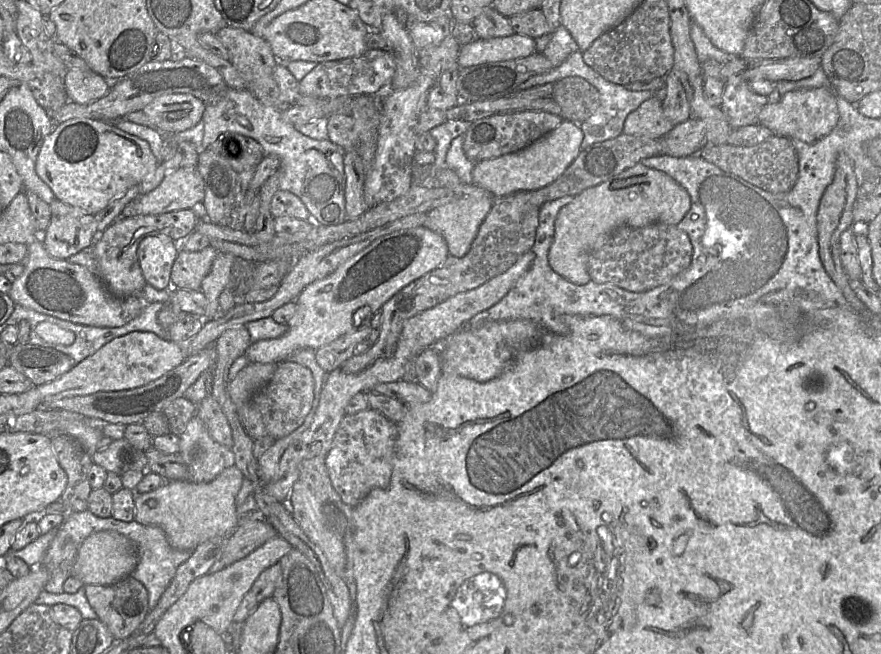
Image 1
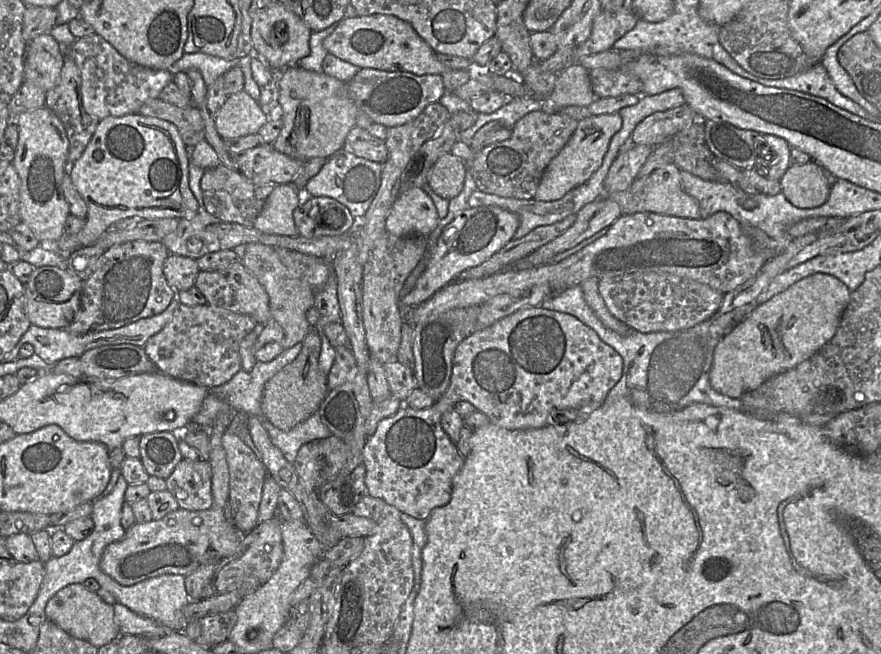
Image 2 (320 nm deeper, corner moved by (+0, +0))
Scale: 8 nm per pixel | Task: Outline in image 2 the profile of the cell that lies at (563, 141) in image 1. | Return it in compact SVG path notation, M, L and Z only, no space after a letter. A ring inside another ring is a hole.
M619 113L595 115L578 121L571 138L546 167L533 199L555 201L584 183L601 166L610 140L621 126L622 118Z

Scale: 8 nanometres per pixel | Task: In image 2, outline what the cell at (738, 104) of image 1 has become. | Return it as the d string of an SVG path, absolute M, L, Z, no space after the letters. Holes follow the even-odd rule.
M758 133L756 150L755 169L758 173L768 179L780 181L791 165L789 144L780 137Z

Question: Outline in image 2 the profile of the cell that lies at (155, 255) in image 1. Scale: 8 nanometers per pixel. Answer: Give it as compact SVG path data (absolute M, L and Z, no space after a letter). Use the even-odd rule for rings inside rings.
M170 253L163 263L163 274L167 283L176 292L194 286L200 269L196 259Z

